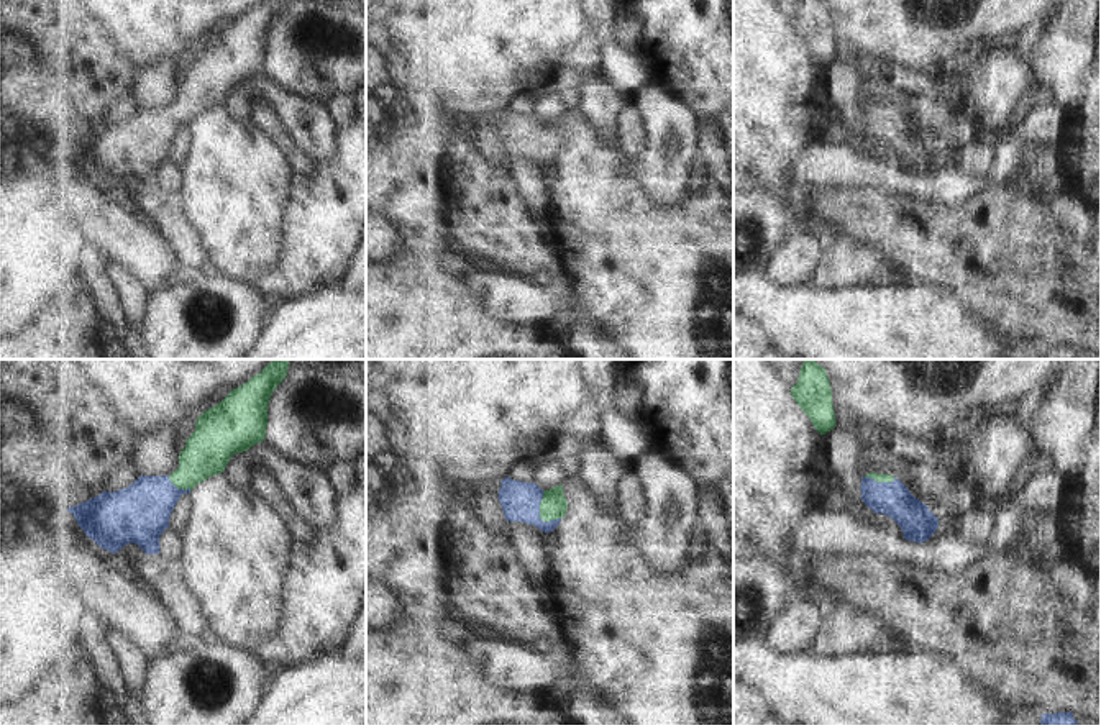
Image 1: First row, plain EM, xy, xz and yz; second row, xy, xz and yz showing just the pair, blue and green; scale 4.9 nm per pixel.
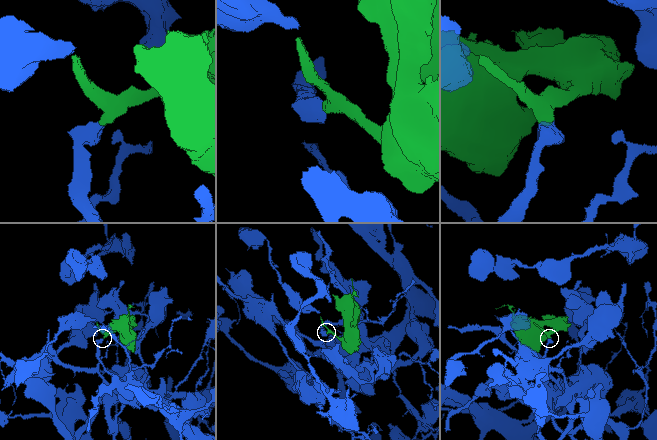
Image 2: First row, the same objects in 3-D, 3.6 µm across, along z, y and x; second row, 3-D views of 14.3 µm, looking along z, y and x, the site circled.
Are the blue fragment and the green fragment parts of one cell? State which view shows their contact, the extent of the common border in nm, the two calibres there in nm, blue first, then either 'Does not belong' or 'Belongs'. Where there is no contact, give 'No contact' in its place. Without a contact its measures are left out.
Touches blue in xz. Shared border 160 nm. Thickness 190 nm (blue) against 140 nm. Belongs

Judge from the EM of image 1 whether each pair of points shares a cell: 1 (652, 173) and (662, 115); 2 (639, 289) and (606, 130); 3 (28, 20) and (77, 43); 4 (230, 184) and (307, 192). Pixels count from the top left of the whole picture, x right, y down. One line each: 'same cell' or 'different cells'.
1: same cell
2: different cells
3: same cell
4: different cells

